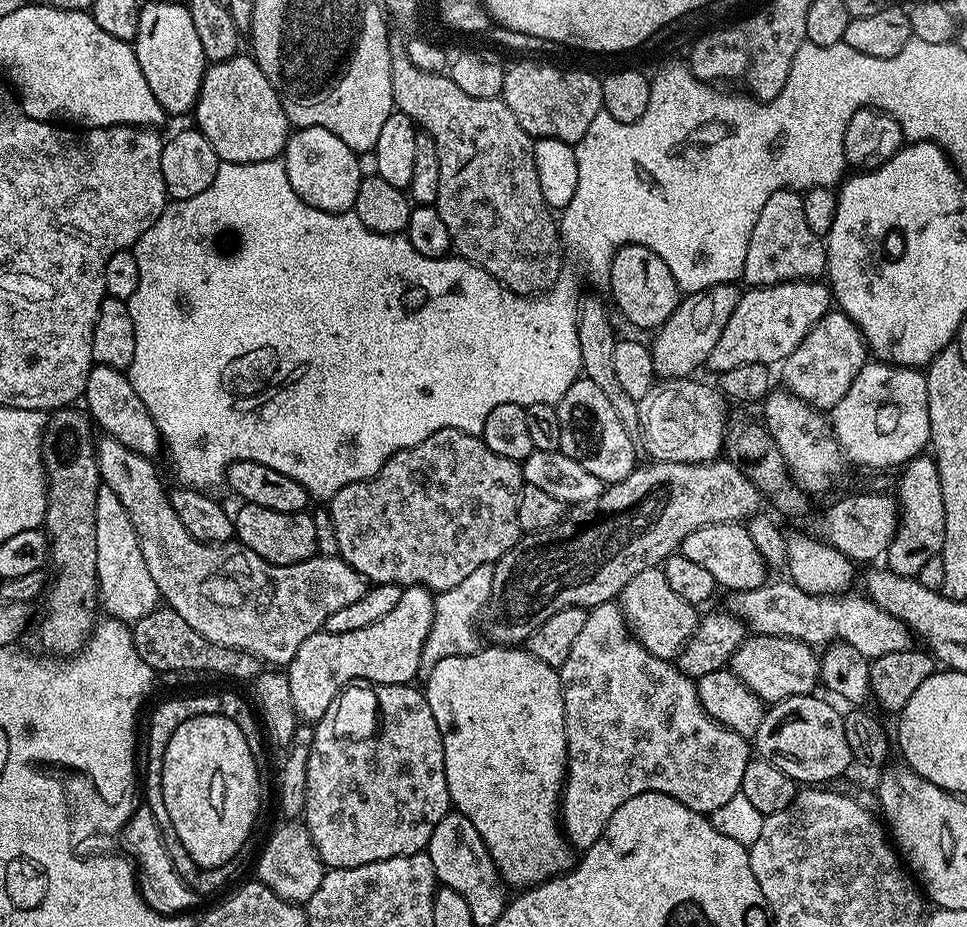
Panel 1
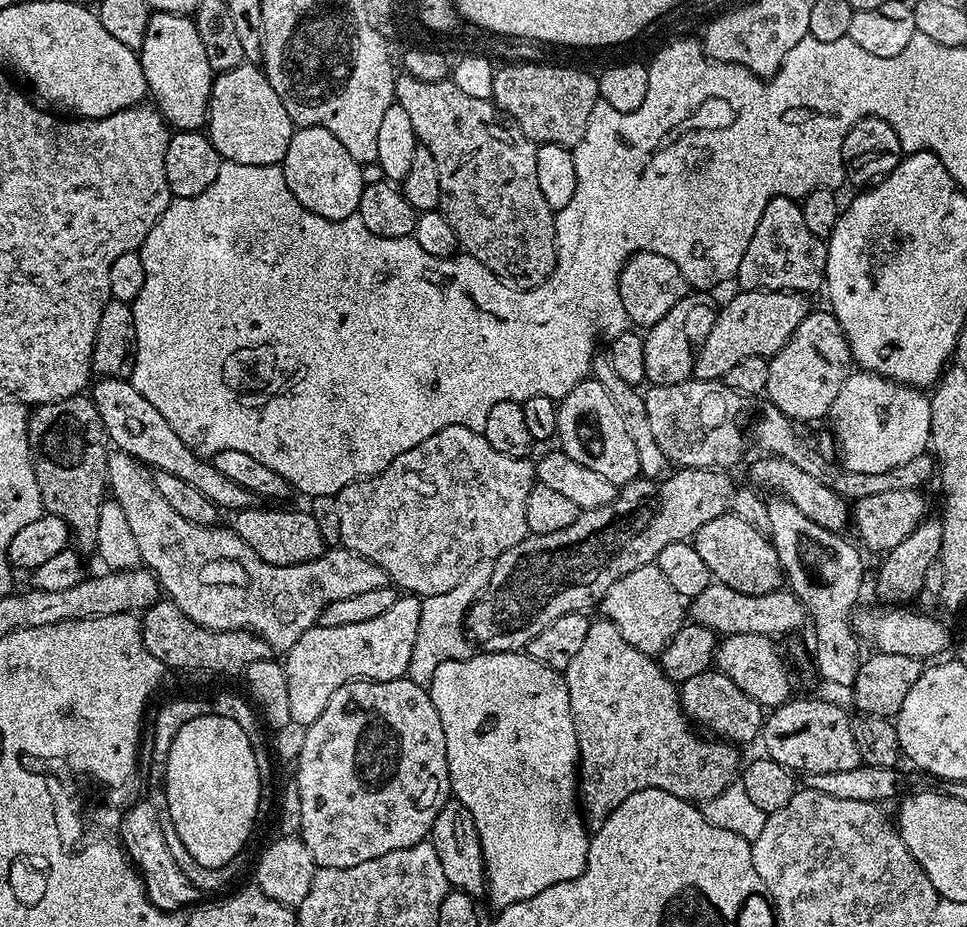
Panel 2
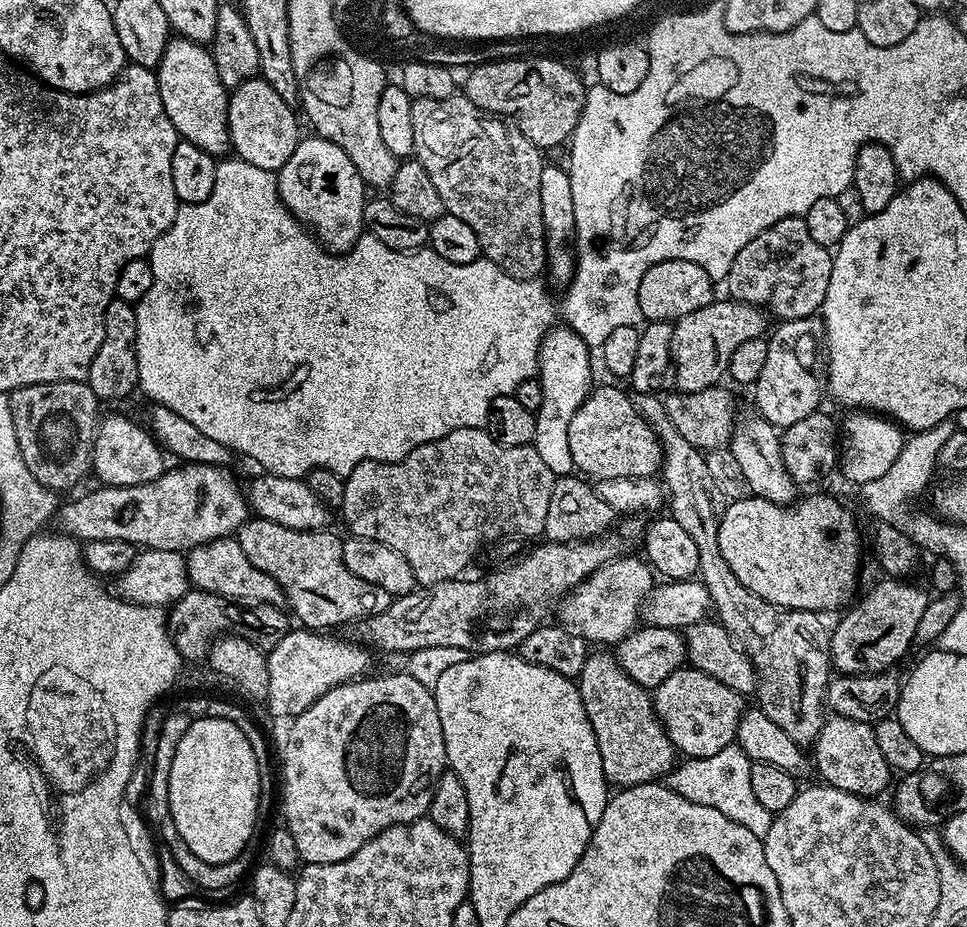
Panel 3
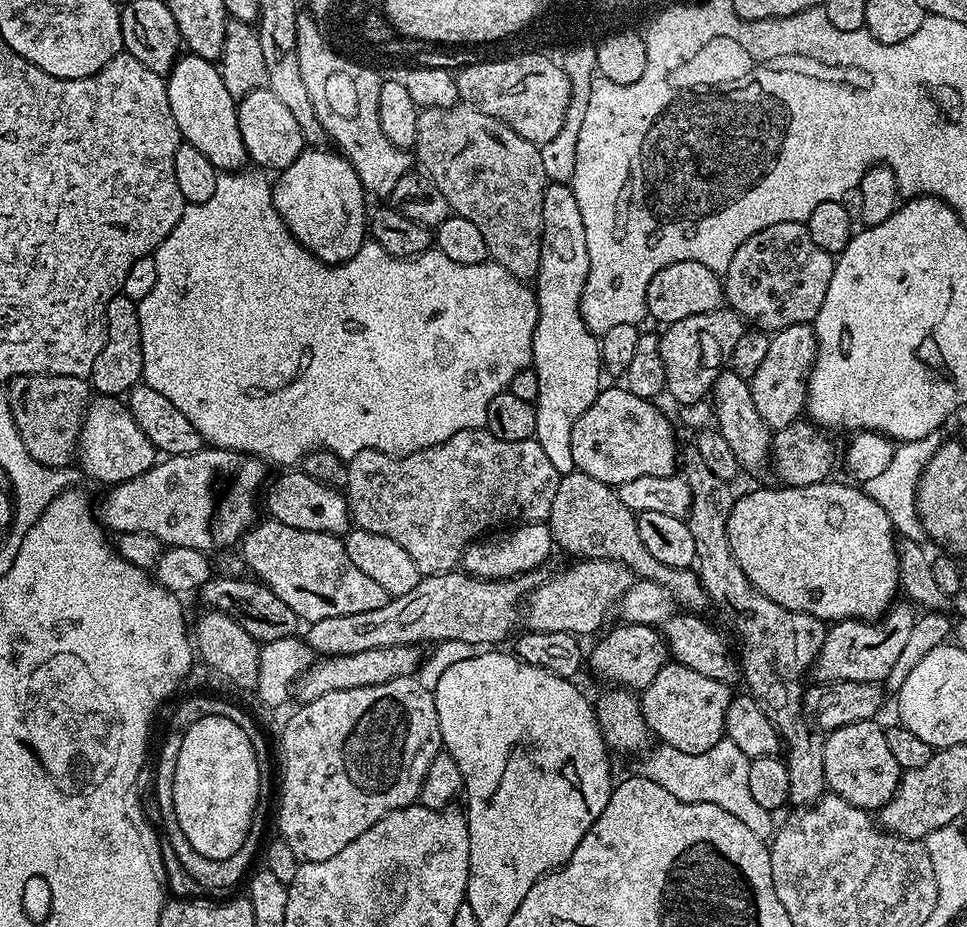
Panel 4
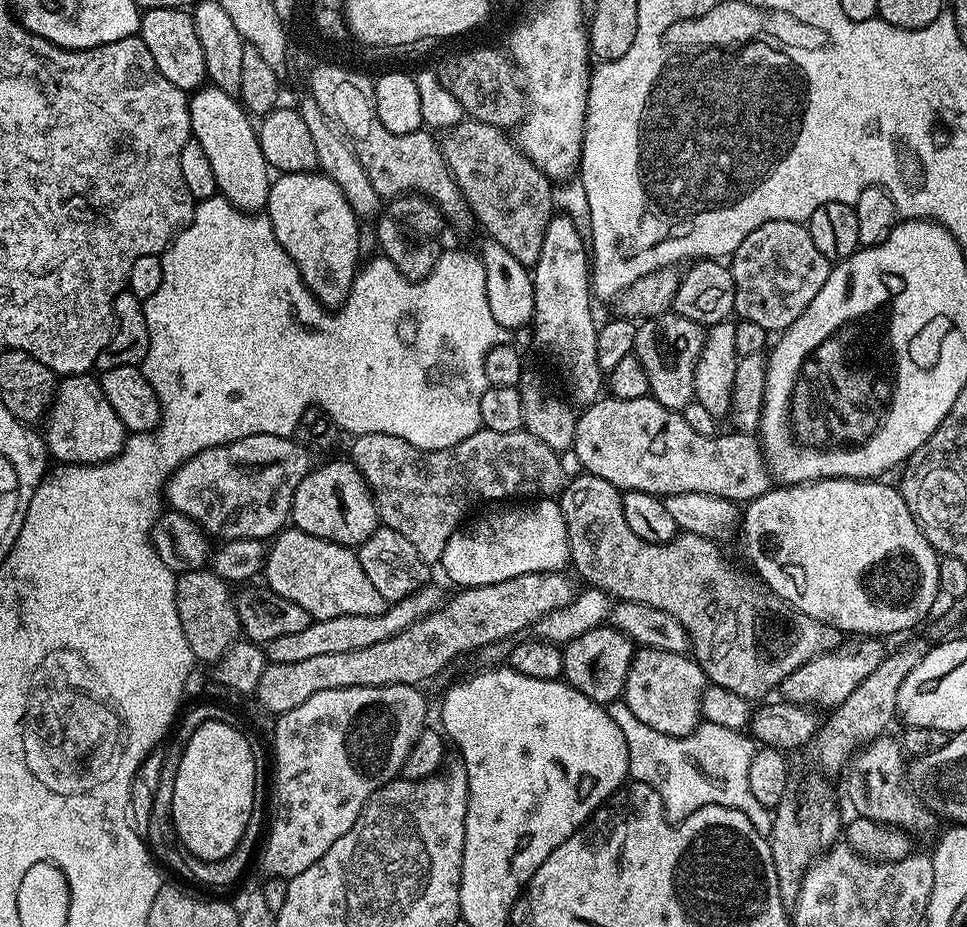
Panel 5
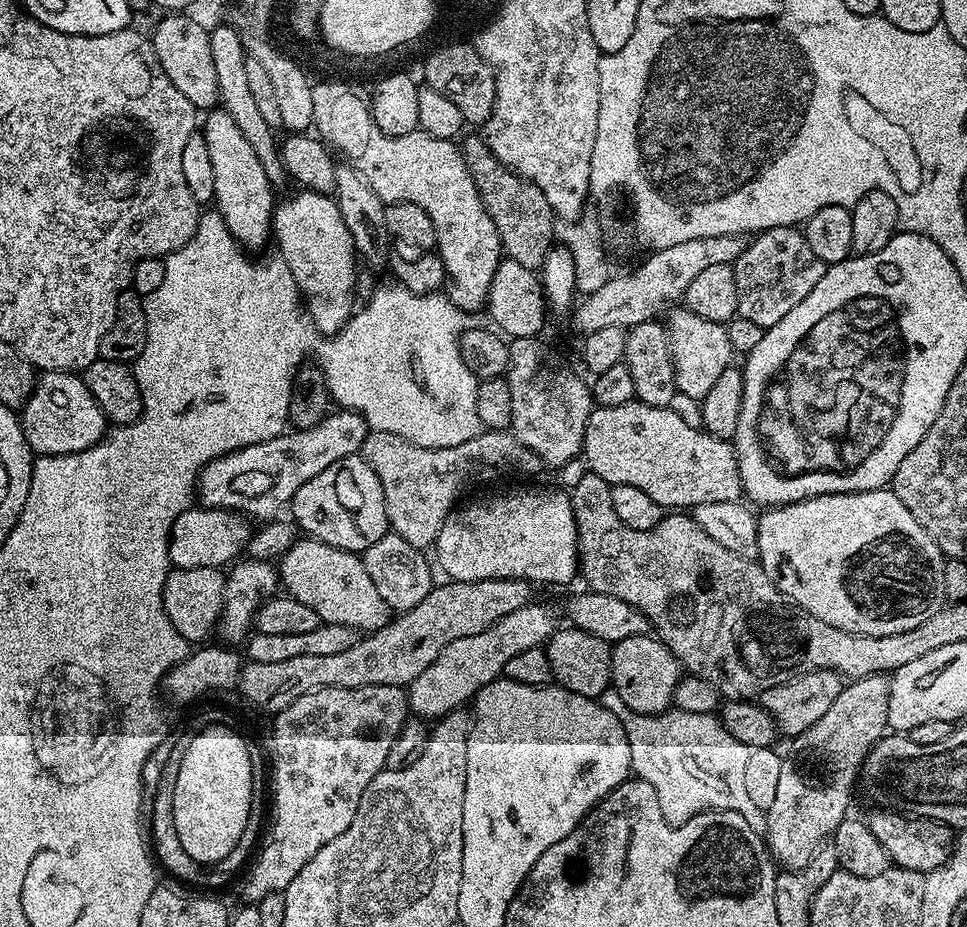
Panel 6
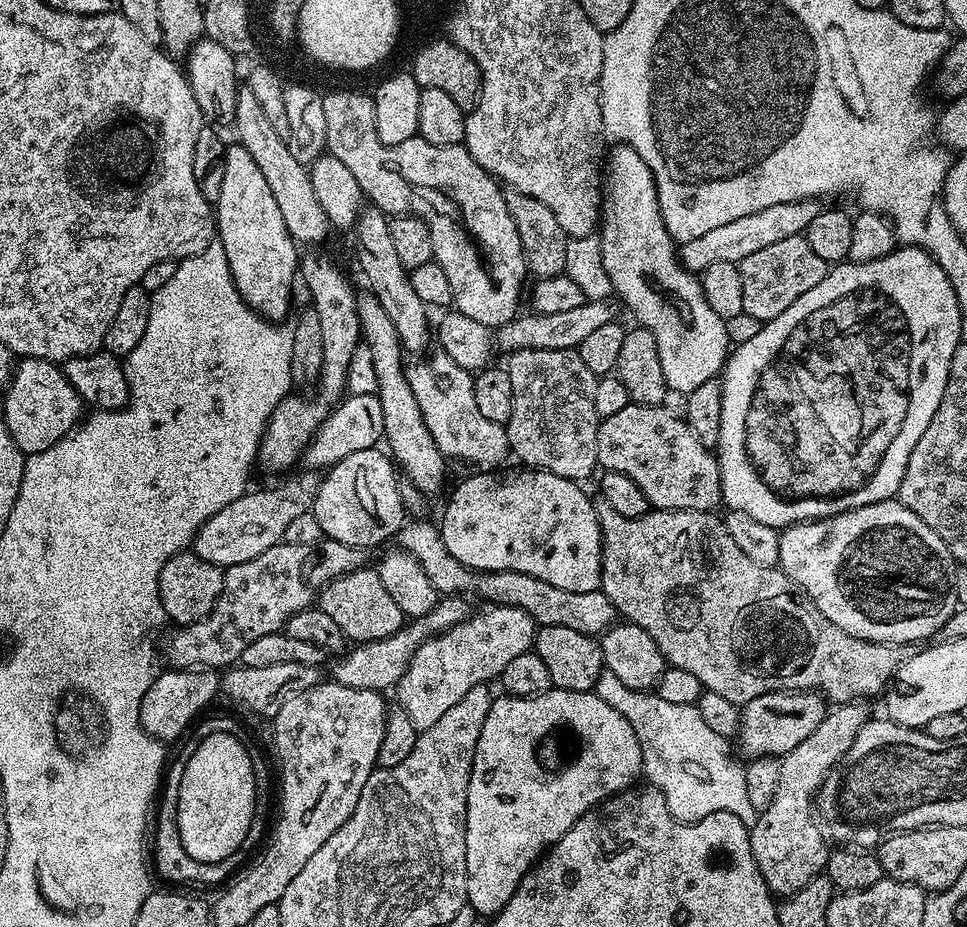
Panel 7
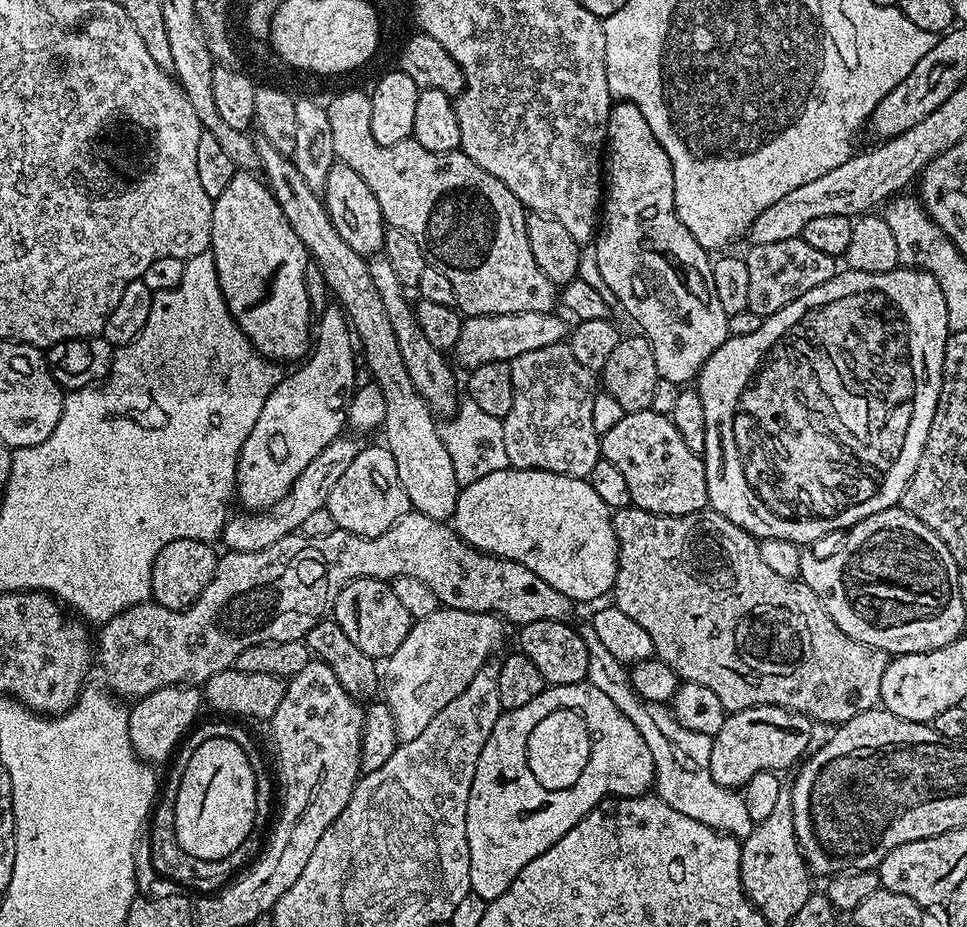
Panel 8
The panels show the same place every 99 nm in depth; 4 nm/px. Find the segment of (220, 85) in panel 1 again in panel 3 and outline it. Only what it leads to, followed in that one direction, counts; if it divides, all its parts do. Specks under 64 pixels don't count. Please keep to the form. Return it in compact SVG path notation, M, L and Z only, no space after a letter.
M260 79L246 80L231 89L228 97L228 139L231 151L239 159L262 170L279 173L290 154L294 154L300 145L302 133L291 106L280 97L281 89L268 80Z

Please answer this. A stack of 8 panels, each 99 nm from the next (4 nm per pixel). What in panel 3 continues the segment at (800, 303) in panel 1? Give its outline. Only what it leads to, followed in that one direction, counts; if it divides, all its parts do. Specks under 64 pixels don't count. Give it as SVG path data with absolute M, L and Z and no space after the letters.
M713 299L711 304L675 321L672 330L672 362L676 366L676 388L679 391L697 392L719 385L725 379L730 354L734 354L738 346L769 331L763 307L741 300L723 299Z

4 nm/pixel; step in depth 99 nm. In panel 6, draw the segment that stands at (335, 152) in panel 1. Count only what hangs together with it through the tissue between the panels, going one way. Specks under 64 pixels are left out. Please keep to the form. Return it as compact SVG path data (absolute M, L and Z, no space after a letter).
M297 191L297 196L284 200L275 205L272 213L272 229L274 244L280 247L279 259L286 262L294 282L298 286L301 297L306 301L306 307L314 326L323 335L337 336L352 319L354 305L352 299L356 296L356 264L357 252L350 230L343 221L342 212L331 195L309 194L307 191Z

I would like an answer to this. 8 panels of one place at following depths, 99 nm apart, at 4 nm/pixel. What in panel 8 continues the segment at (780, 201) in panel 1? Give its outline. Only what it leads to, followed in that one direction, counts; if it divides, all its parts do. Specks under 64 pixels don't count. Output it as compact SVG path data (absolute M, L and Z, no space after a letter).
M801 236L786 238L782 242L766 242L752 244L749 252L743 257L750 283L748 284L748 311L760 317L773 316L782 306L802 298L806 290L814 290L814 286L822 286L822 282L830 282L838 271L837 257L822 254L815 246L810 246Z

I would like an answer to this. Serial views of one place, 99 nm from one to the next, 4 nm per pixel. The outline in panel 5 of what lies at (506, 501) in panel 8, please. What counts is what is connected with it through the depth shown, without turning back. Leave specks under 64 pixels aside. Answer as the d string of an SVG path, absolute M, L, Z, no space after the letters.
M540 498L533 508L508 508L505 512L492 512L481 520L473 519L467 526L452 536L446 544L446 550L438 562L444 572L461 589L477 588L494 582L506 582L510 578L518 578L531 572L559 572L569 563L568 531L562 518L559 503L552 498Z

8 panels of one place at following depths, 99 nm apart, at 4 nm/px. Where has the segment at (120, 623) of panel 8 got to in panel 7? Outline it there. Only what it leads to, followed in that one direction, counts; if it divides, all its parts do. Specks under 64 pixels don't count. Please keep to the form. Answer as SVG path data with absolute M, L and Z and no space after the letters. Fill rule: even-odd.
M416 518L405 523L398 533L399 547L418 560L422 570L434 582L437 593L444 596L458 596L477 592L489 605L517 607L524 610L537 625L566 626L570 630L578 630L578 634L603 636L607 628L617 623L618 613L614 602L606 598L602 591L579 592L578 590L562 590L559 586L550 586L550 582L542 582L542 578L534 578L530 574L518 574L514 570L498 570L497 572L475 572L473 568L462 566L458 558L450 555L446 544L442 542L442 534L435 523L428 518ZM323 539L319 544L313 546L290 546L283 542L274 545L273 548L266 550L264 554L260 554L258 558L251 558L250 562L241 562L238 565L230 565L224 568L224 585L222 586L222 594L216 599L216 605L210 610L210 614L206 614L198 622L193 624L185 624L175 629L176 633L169 638L164 644L164 652L162 648L162 656L169 660L173 669L178 668L207 668L209 670L224 670L229 666L235 665L240 659L242 650L246 650L246 646L250 646L250 642L262 638L262 634L274 634L283 629L284 623L287 622L294 614L298 614L298 610L309 607L317 599L318 593L325 584L335 580L337 576L344 576L347 572L353 572L355 568L365 567L366 560L365 549L355 548L354 546L346 546L337 540Z

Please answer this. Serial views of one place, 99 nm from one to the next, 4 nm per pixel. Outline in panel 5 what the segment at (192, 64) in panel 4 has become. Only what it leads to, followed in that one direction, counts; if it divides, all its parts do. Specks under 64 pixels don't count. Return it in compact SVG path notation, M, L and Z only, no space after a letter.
M201 86L191 93L188 114L195 143L200 144L202 150L206 150L206 158L210 158L219 195L237 207L263 209L268 202L270 169L262 154L257 125L248 121L249 113L239 99L215 86Z

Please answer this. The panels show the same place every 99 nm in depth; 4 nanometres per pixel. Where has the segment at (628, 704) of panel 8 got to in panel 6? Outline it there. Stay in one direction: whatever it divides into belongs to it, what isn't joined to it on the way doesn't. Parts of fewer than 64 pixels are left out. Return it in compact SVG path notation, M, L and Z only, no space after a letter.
M611 690L604 693L602 703L606 710L610 710L610 714L618 718L618 722L622 722L626 738L630 742L632 772L639 779L654 786L662 818L666 818L668 824L674 828L681 828L686 822L690 822L690 818L703 812L737 812L742 814L742 818L746 818L746 822L750 822L750 830L757 834L763 833L766 813L758 810L754 802L750 802L746 791L745 767L750 758L748 748L742 742L738 742L738 738L730 738L728 731L713 713L690 714L669 710L659 716L643 716L630 710L630 706L626 706L626 702L622 702L622 698L618 698L618 694Z

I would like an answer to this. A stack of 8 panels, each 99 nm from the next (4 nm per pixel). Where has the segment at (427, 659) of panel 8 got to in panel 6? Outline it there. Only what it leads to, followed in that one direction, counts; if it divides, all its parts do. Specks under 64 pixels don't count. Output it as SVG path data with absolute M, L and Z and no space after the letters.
M529 602L523 608L514 610L513 614L500 618L494 626L488 627L480 634L470 634L470 638L458 638L458 642L450 642L450 646L446 646L446 650L442 650L442 654L438 654L438 658L434 658L434 662L430 662L430 666L426 666L426 670L422 670L422 674L418 674L418 678L414 678L414 682L407 685L409 709L417 717L435 722L440 717L457 711L467 700L469 703L480 689L499 679L503 675L506 663L516 654L545 645L556 629L556 622L546 607L536 603Z

